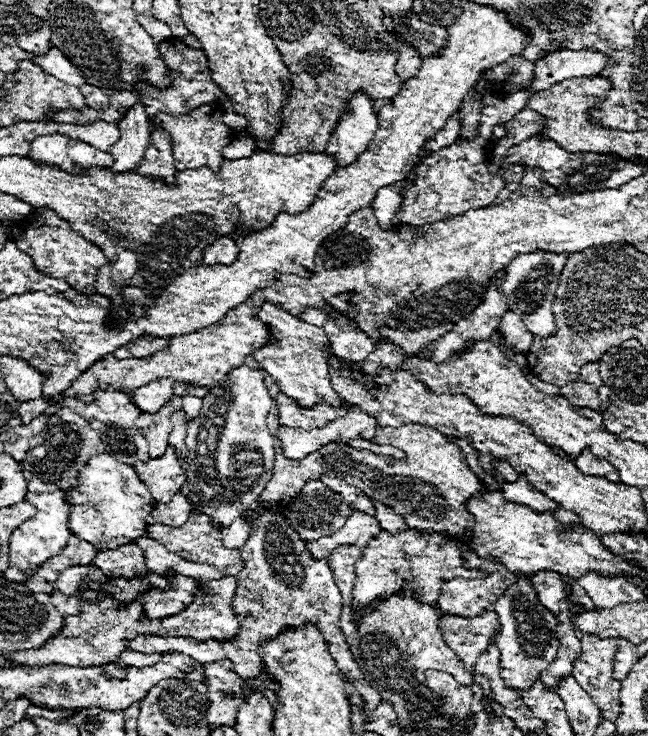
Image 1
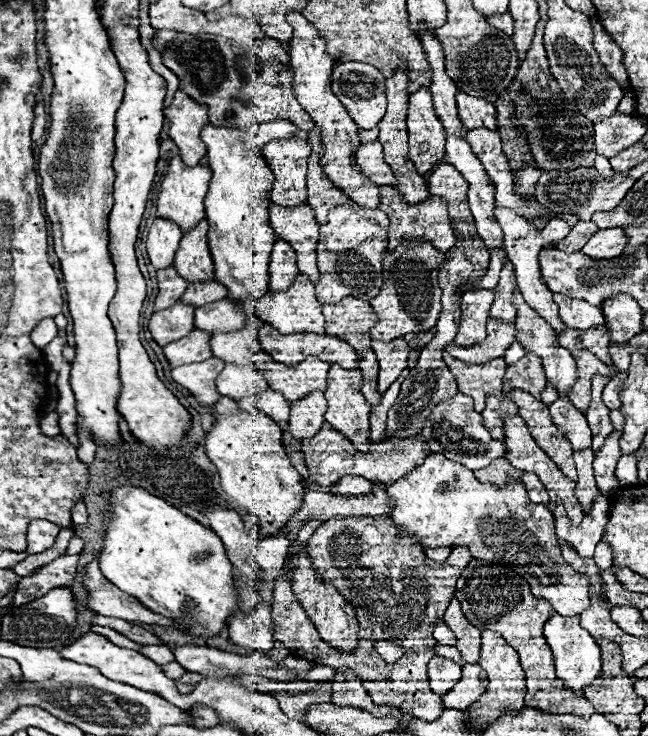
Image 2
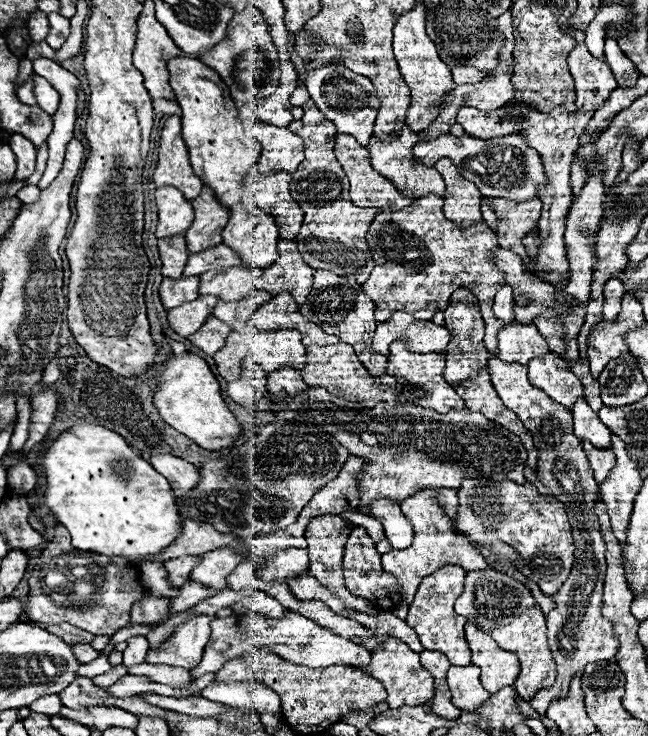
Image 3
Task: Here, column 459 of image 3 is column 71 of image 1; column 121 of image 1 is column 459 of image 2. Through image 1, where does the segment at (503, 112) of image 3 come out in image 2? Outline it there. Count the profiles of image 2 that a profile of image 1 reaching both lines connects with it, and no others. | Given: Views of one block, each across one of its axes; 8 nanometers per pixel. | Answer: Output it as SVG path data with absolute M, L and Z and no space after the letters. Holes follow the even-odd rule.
M458 92L458 116L466 128L488 128L496 130L496 108L484 98L472 98Z

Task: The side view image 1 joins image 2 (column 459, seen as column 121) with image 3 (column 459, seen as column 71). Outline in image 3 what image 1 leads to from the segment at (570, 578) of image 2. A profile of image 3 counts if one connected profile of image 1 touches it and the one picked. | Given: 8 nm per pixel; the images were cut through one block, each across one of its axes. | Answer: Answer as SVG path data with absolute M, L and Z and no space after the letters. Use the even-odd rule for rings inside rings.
M466 478L462 486L458 488L458 524L456 530L462 530L476 542L490 542L492 538L498 538L506 544L510 544L518 554L520 554L520 566L522 572L534 580L544 594L554 596L562 582L568 578L572 564L574 564L574 540L570 534L570 524L566 510L562 502L556 502L554 498L538 494L534 484L516 484L512 480L506 482L488 482L488 480L476 480L476 478Z

